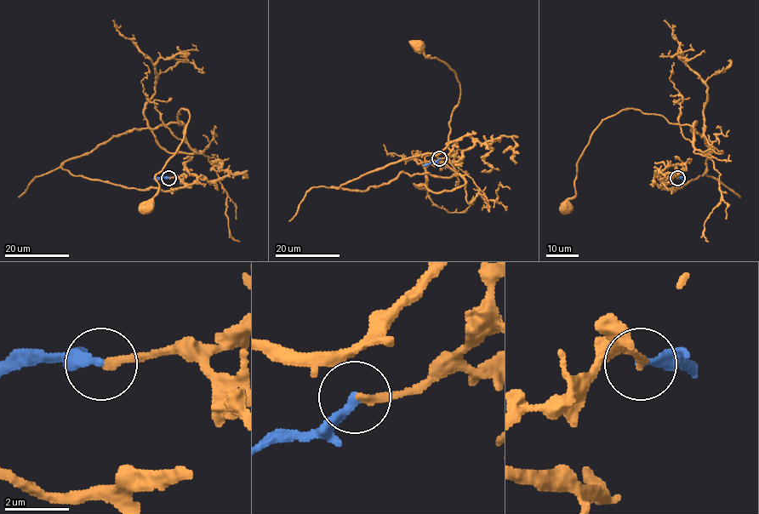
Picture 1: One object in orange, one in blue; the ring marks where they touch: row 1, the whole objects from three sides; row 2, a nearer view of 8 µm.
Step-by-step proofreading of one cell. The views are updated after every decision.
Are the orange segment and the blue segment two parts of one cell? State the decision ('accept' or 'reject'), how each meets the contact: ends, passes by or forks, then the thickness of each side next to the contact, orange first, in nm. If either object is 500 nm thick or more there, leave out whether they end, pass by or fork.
accept; orange ends there; blue ends there; 280 nm thick on the orange side, 260 nm on the other

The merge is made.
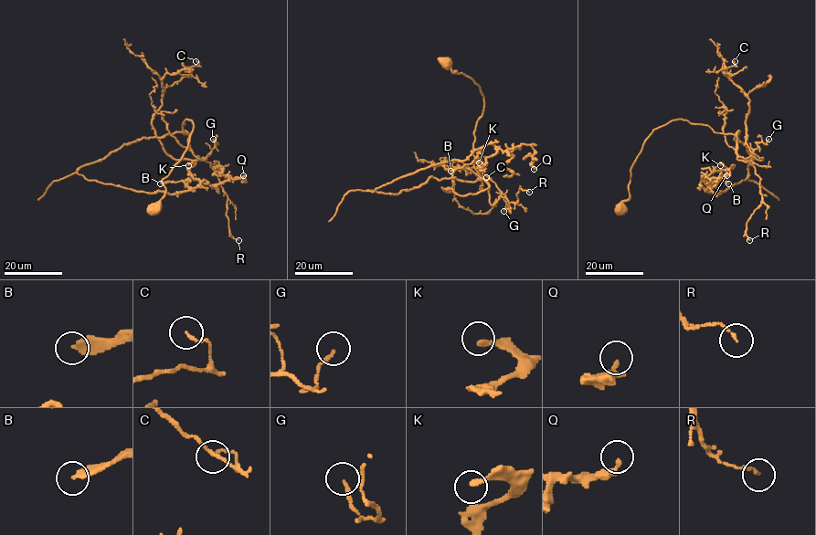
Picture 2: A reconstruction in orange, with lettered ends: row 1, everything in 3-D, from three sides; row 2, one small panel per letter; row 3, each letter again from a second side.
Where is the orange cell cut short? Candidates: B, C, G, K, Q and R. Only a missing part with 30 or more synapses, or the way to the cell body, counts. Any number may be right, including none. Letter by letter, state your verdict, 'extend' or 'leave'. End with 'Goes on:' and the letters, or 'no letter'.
B: leave
C: leave
G: leave
K: leave
Q: leave
R: leave
Goes on: no letter

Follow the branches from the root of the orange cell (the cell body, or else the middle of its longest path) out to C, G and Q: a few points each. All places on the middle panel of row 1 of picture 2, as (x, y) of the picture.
C: (446, 62), (482, 96), (472, 155), (488, 187), (463, 195), (442, 187), (452, 191), (456, 170), (486, 177)
G: (446, 62), (480, 88), (474, 168), (490, 203), (506, 201), (503, 211)
Q: (446, 62), (482, 96), (480, 177), (368, 191), (490, 143), (529, 144), (534, 169)

